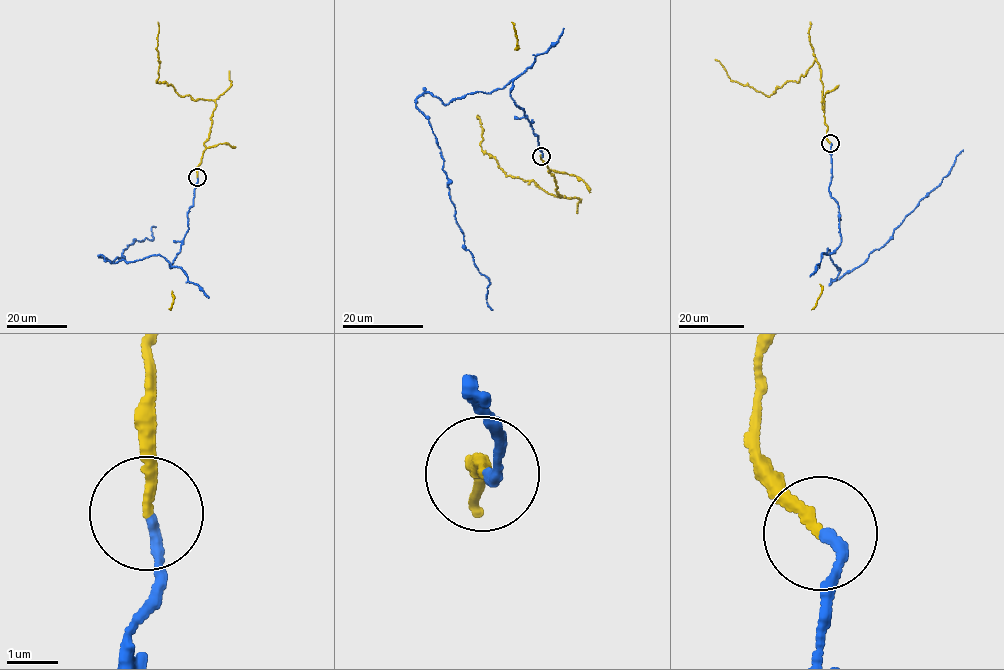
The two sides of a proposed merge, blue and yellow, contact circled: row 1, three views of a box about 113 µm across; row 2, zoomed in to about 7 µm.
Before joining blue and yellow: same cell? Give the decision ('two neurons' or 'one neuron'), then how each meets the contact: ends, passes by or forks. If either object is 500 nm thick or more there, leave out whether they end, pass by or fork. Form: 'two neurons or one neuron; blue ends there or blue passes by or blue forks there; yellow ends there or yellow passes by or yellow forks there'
one neuron; blue ends there; yellow ends there

